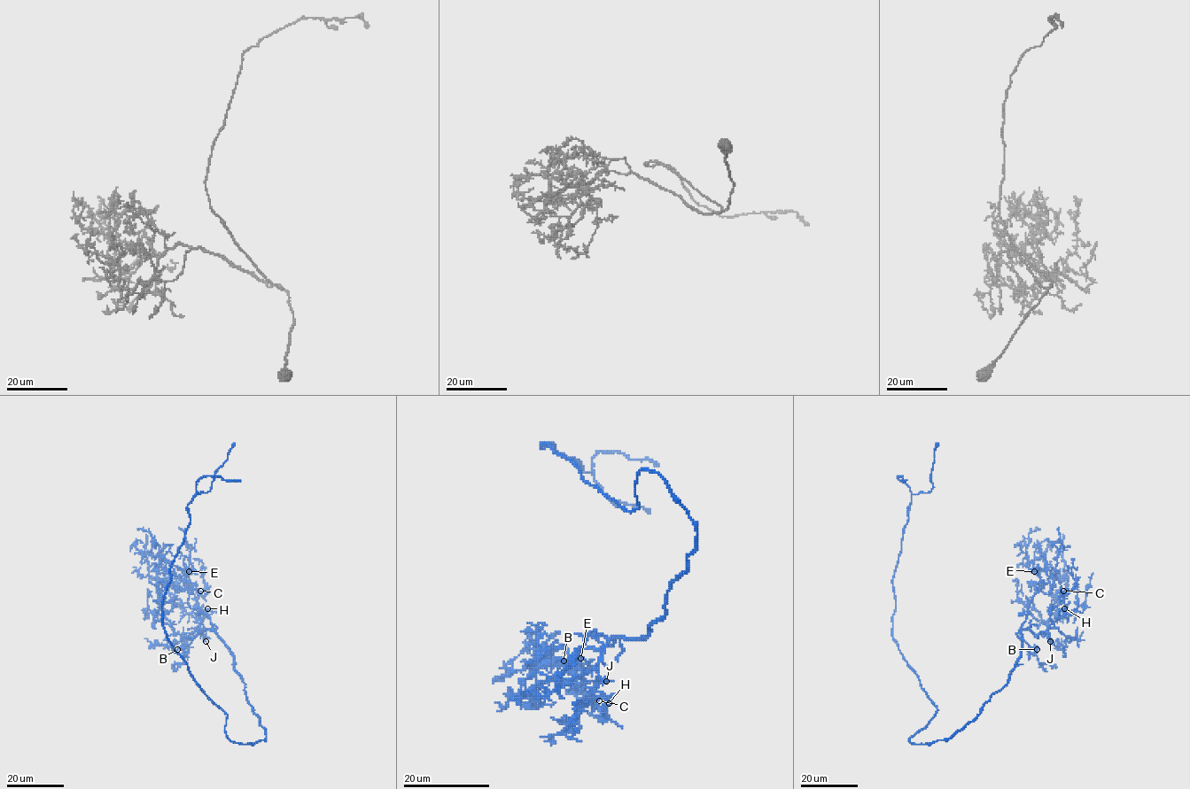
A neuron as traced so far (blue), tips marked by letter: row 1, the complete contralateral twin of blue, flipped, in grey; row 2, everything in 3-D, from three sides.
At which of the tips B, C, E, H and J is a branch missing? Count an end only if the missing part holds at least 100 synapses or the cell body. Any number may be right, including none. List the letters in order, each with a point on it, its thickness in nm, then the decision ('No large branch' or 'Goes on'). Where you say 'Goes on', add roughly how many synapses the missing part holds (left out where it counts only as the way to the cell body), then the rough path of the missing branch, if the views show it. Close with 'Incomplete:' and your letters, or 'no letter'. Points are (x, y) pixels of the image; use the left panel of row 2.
B: Place: (177, 649). Thickness 190 nm. Goes on. Roughly 140 synapses. Course of what is missing: (177, 649), (163, 663), (143, 661), (140, 664), (140, 658), (144, 656)
C: Place: (200, 591). Thickness 140 nm. No large branch
E: Place: (189, 571). Thickness 240 nm. No large branch
H: Place: (207, 608). Thickness 150 nm. No large branch
J: Place: (206, 641). Thickness 150 nm. No large branch
Incomplete: B

